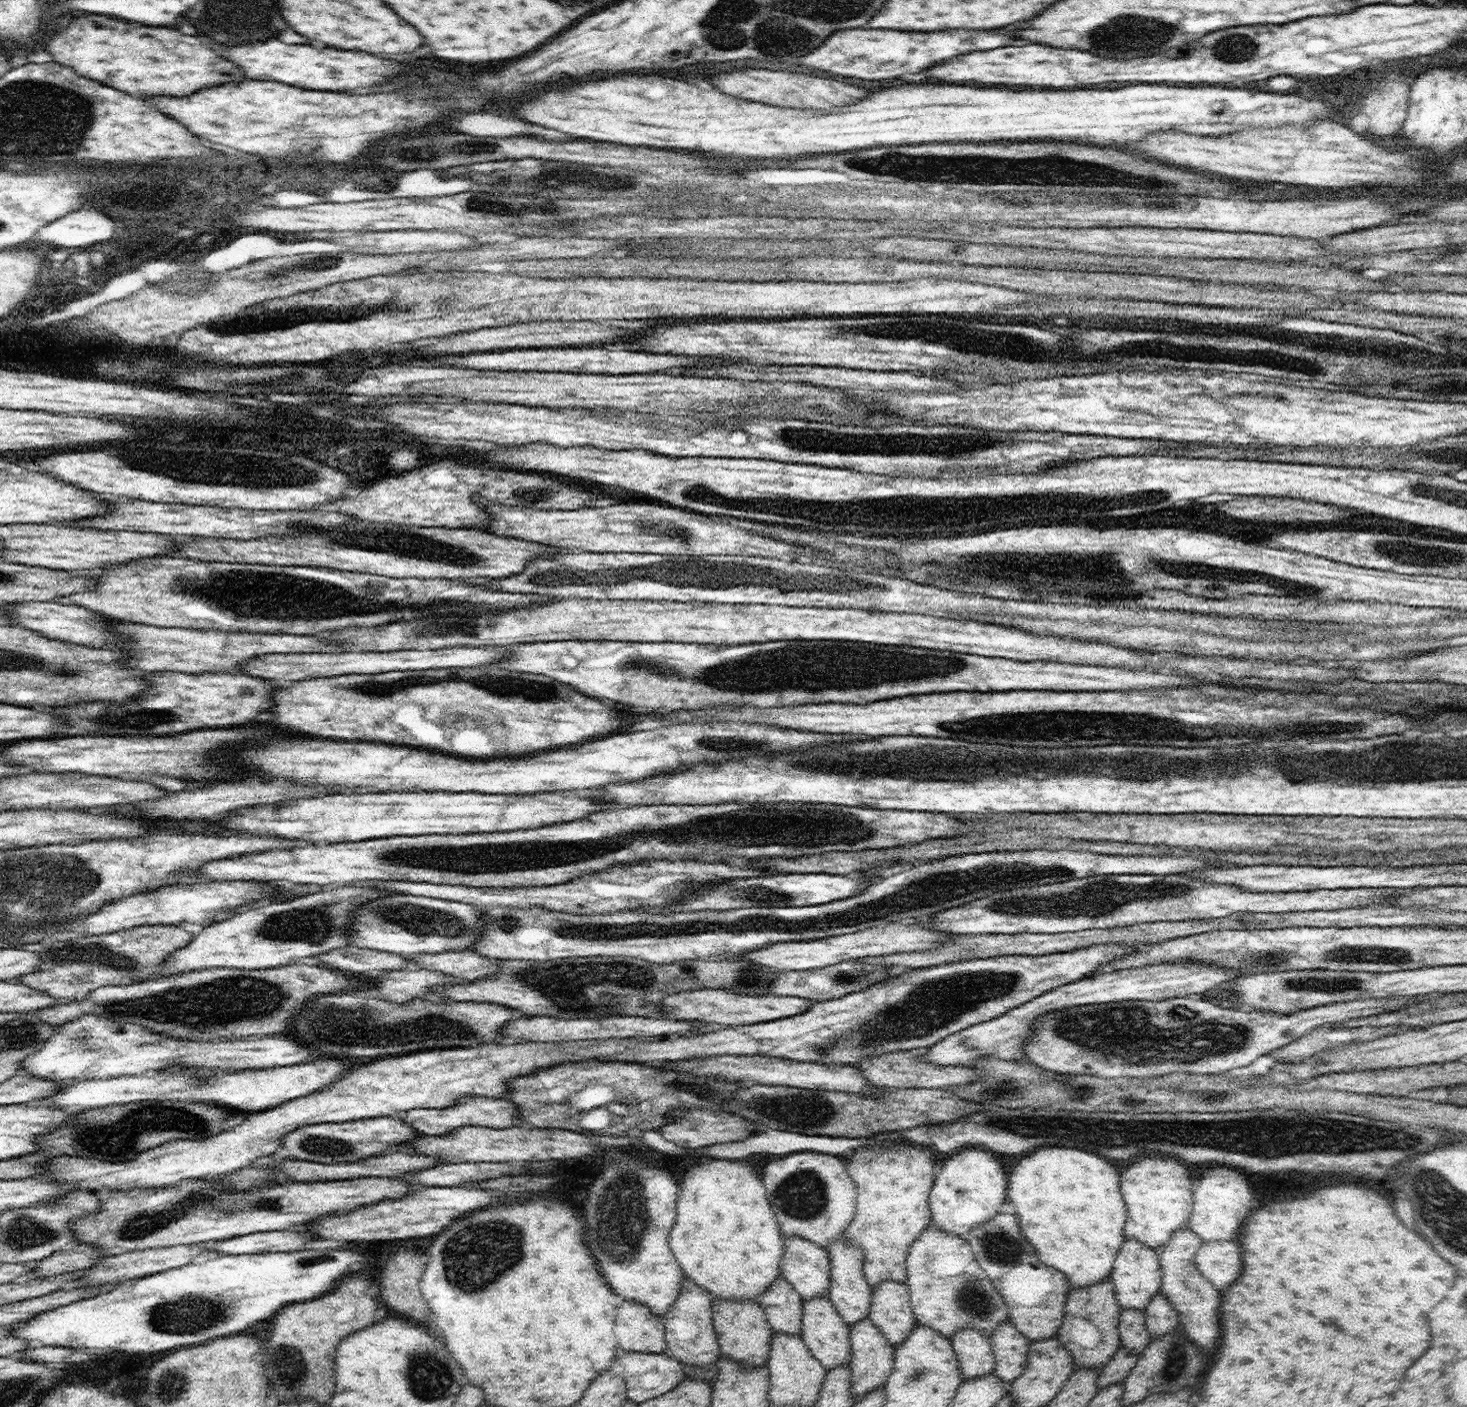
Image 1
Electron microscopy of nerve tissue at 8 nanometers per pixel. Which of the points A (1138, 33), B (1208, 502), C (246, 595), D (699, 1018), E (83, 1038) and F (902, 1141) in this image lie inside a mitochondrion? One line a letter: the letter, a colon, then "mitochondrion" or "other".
A: mitochondrion
B: other
C: mitochondrion
D: other
E: mitochondrion
F: other

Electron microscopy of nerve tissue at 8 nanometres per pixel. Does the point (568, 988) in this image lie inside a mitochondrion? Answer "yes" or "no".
yes

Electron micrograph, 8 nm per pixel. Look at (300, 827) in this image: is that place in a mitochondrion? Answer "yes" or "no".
no

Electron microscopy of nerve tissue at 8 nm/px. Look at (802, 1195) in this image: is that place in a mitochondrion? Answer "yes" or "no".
yes

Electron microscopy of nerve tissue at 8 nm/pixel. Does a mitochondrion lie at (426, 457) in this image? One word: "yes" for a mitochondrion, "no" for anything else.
no

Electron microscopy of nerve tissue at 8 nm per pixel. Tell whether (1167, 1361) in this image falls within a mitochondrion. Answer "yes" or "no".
yes

